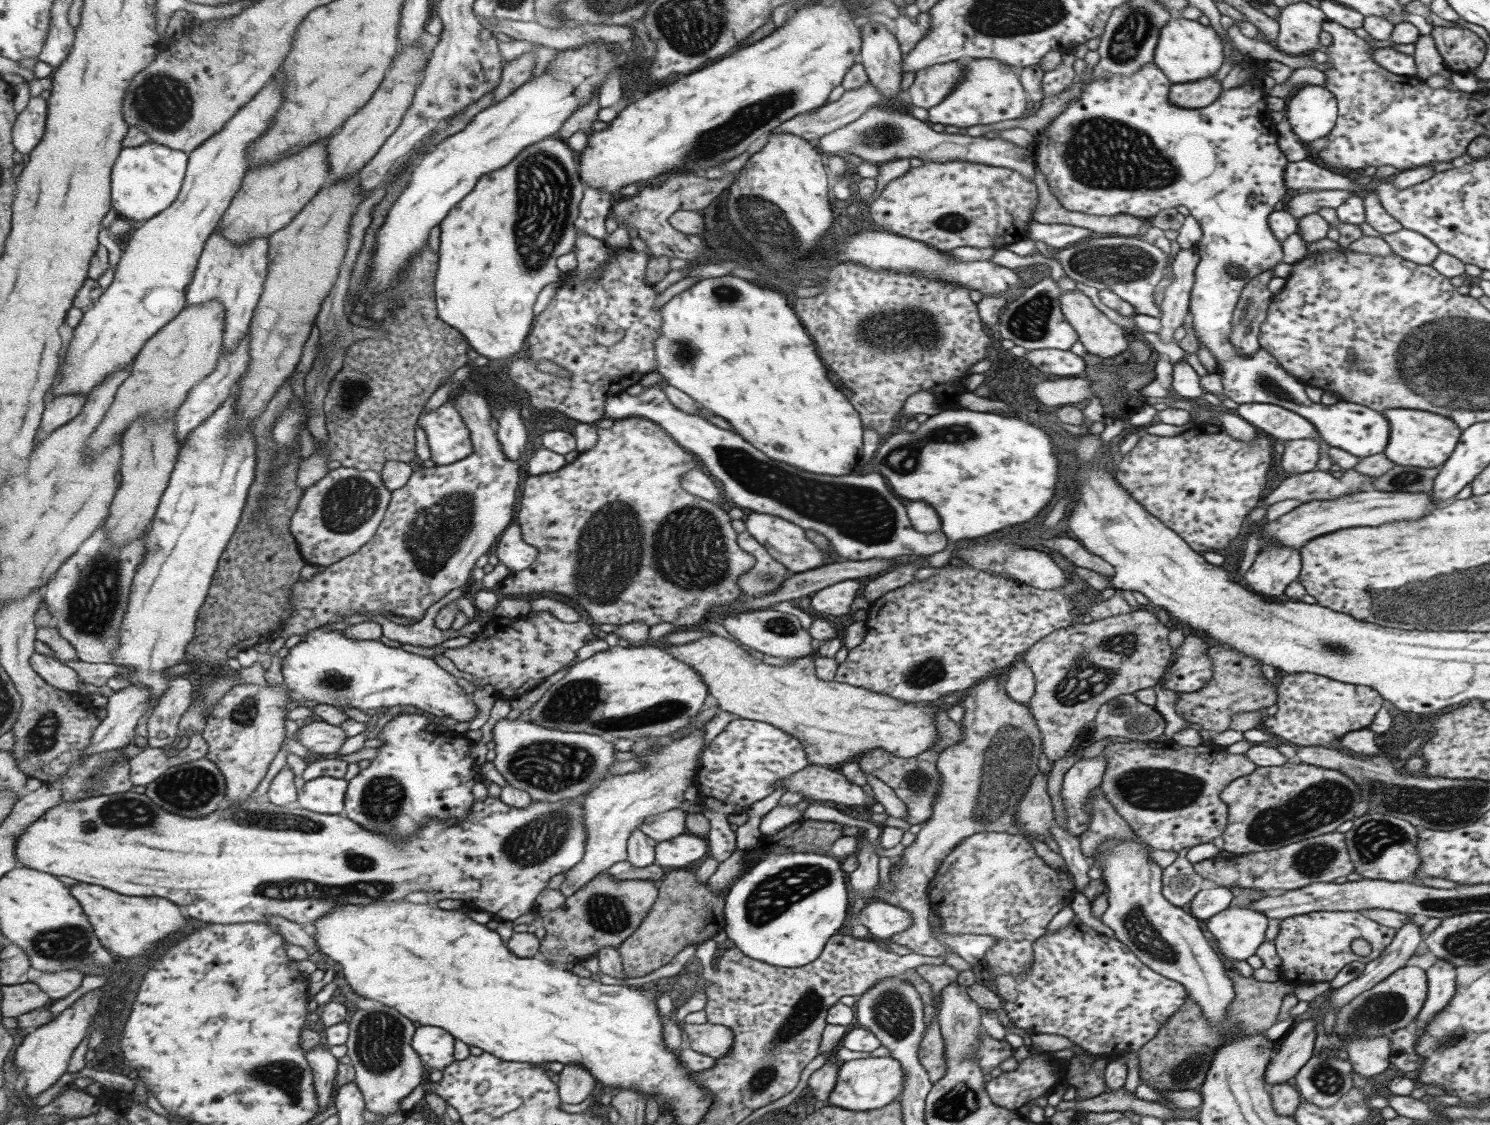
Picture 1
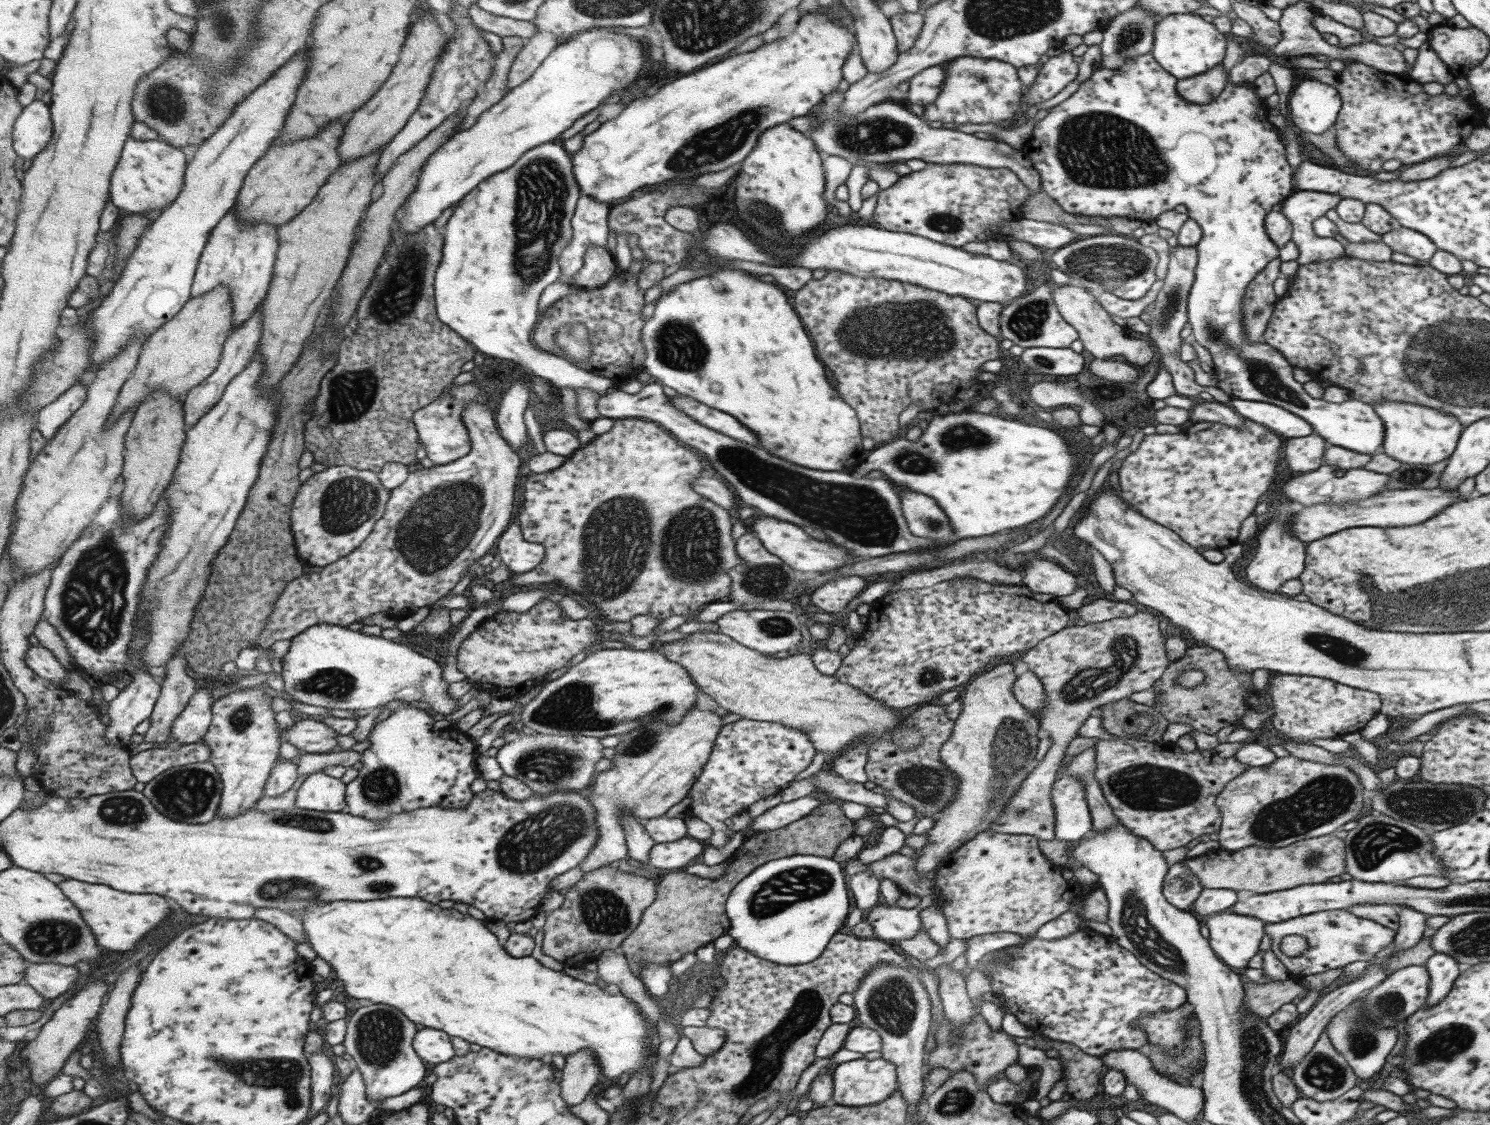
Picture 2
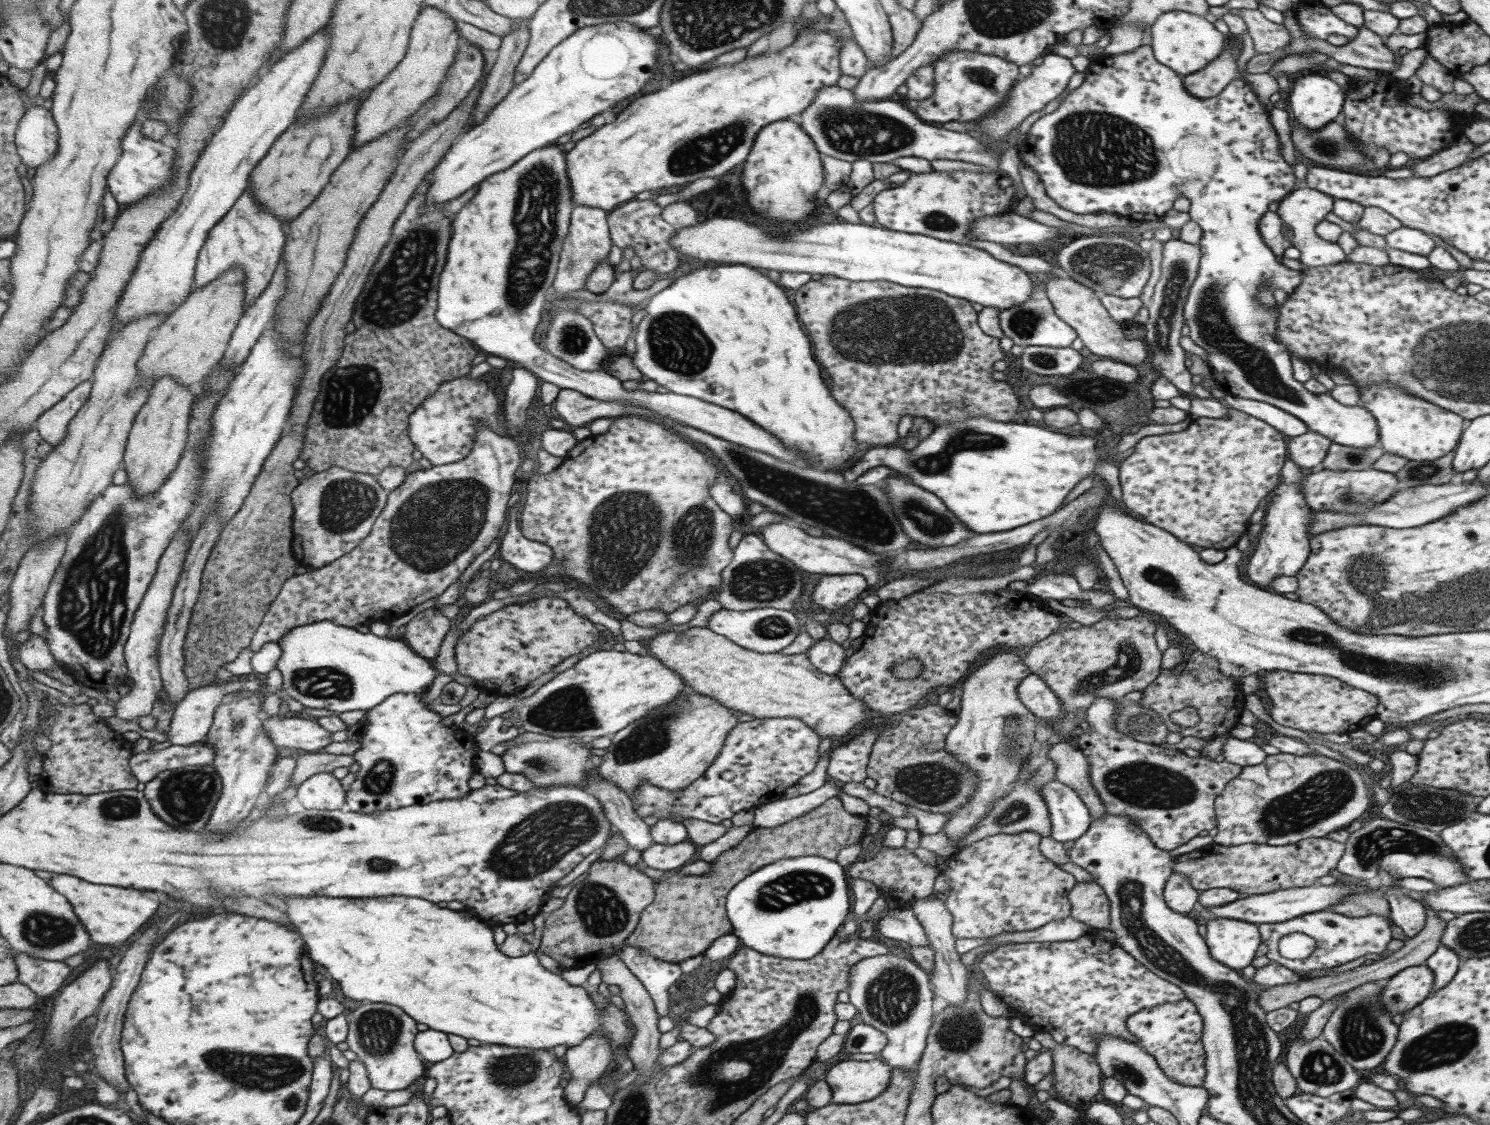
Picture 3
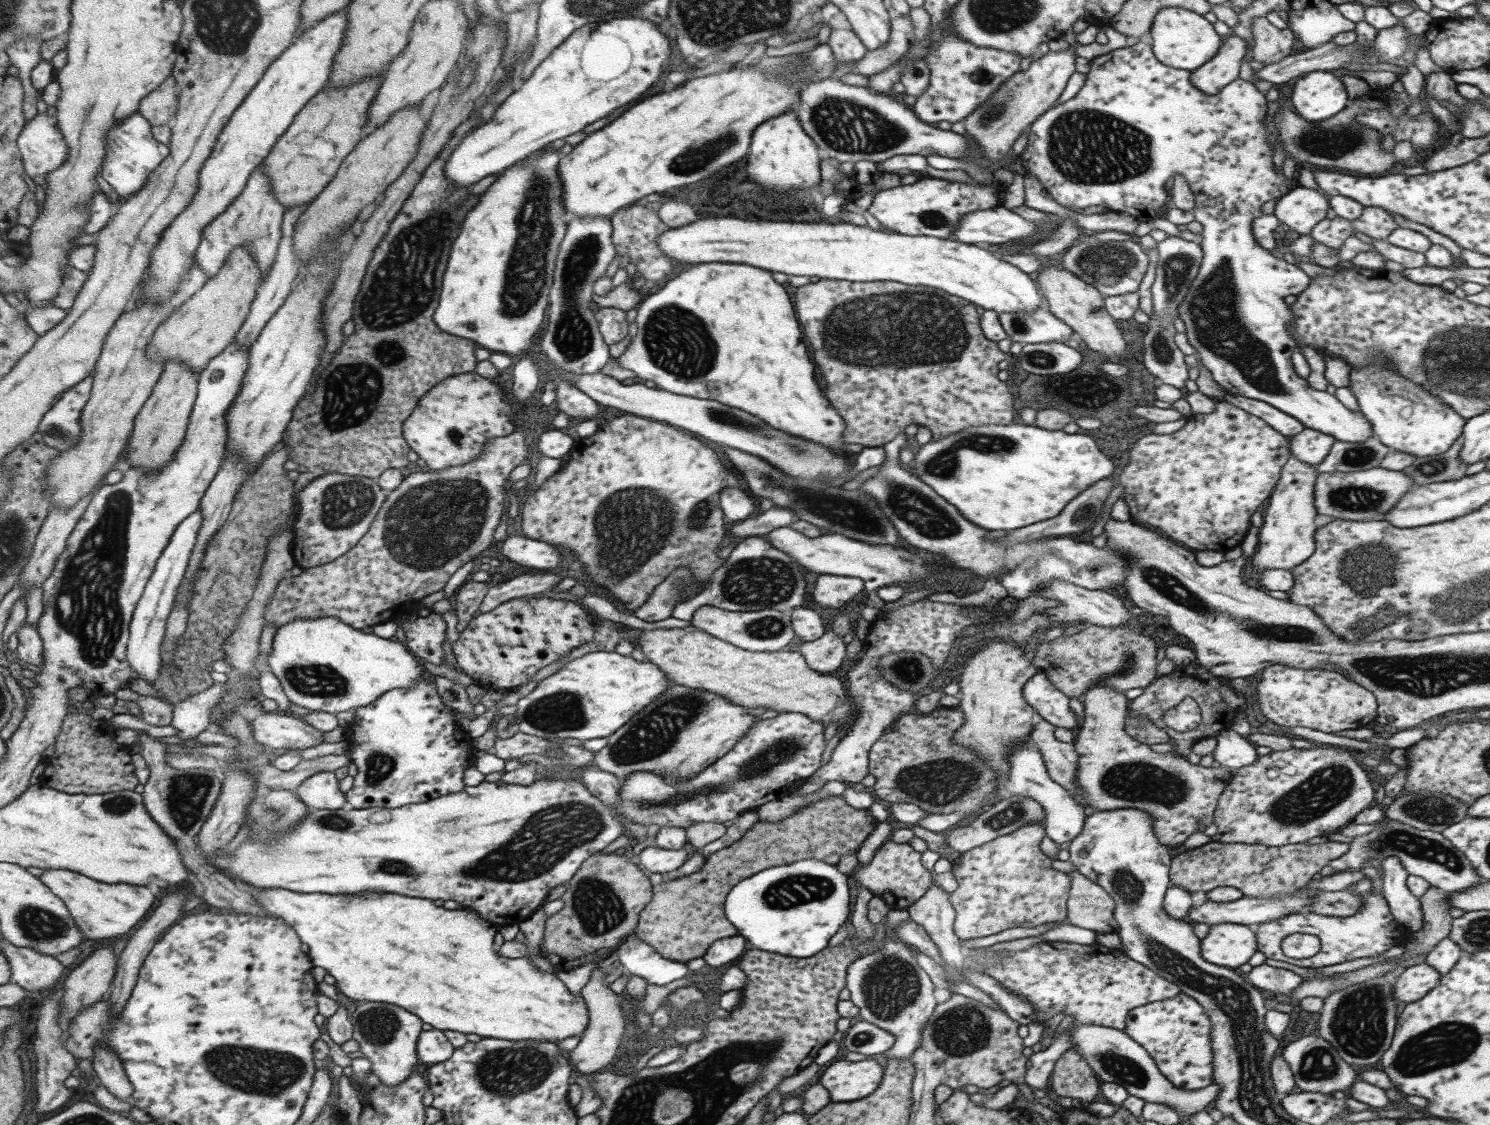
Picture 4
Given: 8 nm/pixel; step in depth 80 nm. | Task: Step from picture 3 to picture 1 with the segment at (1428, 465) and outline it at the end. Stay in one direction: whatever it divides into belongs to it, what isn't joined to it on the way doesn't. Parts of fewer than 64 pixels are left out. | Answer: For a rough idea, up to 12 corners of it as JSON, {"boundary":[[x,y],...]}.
{"boundary":[[1394,465],[1372,479],[1372,490],[1432,490],[1439,467]]}

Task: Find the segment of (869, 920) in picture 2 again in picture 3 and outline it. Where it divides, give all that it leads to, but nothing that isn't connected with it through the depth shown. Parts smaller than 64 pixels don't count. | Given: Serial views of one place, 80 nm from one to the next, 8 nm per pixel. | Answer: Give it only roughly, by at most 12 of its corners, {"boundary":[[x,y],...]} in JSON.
{"boundary":[[911,908],[891,910],[874,928],[889,942],[928,946]]}

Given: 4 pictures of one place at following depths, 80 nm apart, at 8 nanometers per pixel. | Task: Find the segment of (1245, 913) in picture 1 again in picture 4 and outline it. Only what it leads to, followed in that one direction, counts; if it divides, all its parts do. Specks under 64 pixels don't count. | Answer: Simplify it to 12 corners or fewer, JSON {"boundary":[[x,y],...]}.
{"boundary":[[1209,926],[1200,939],[1205,962],[1234,969],[1257,950],[1248,926]]}

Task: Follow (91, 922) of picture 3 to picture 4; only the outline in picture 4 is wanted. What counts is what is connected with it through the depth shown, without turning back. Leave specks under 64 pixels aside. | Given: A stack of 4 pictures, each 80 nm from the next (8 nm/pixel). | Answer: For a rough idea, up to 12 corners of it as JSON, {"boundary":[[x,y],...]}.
{"boundary":[[71,870],[40,878],[83,934],[119,943],[157,902],[147,886]]}

